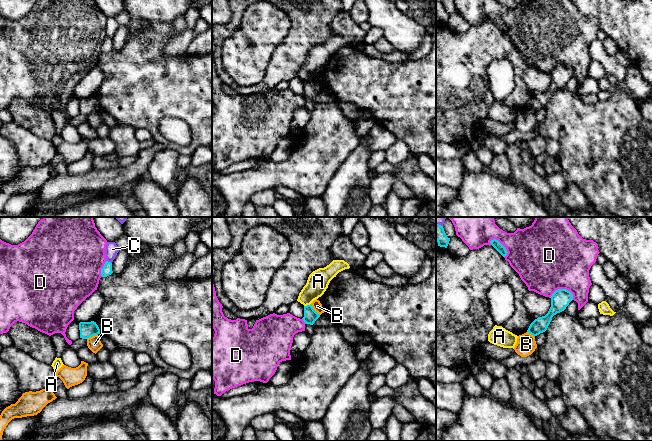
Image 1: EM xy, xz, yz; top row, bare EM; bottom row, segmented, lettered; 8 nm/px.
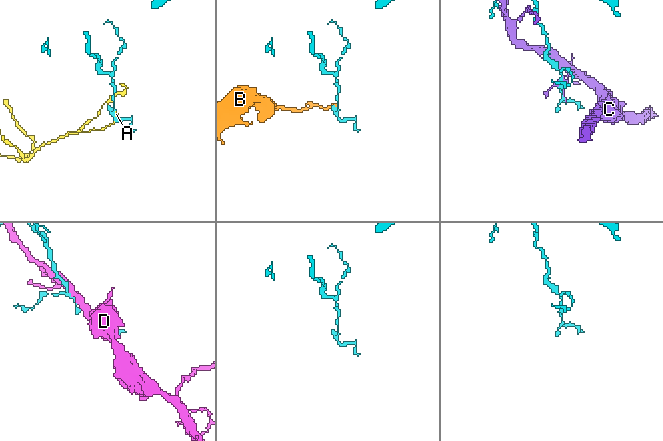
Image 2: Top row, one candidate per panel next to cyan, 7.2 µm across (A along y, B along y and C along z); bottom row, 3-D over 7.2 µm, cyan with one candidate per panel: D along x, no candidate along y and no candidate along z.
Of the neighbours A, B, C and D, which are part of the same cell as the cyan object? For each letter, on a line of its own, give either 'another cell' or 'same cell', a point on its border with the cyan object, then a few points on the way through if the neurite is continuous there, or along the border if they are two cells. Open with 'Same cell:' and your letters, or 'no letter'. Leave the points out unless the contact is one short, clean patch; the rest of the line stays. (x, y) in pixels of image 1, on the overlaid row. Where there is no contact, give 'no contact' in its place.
Same cell: no letter
A: another cell; contact xz (307, 305)
B: another cell; contact xz (314, 310); border xz (310, 304), (320, 314)
C: another cell; contact xy (109, 262)
D: another cell; contact yz (561, 289)

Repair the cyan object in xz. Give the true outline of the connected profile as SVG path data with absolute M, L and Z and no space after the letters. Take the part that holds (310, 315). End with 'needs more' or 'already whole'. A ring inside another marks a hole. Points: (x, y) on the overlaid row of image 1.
M312 305L304 306L304 317L302 318L305 324L313 325L314 322L320 317L312 307Z | already whole

